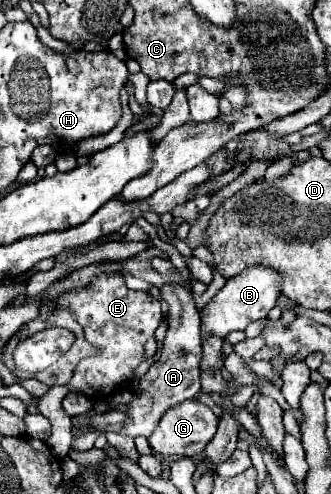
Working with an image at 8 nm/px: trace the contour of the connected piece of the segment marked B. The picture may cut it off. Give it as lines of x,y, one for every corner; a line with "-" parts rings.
250,266
242,274
230,278
224,284
224,288
200,310
202,336
214,334
218,338
226,338
230,332
244,330
250,322
266,318
268,312
274,308
276,298
280,296
280,282
282,282
282,274
266,266

